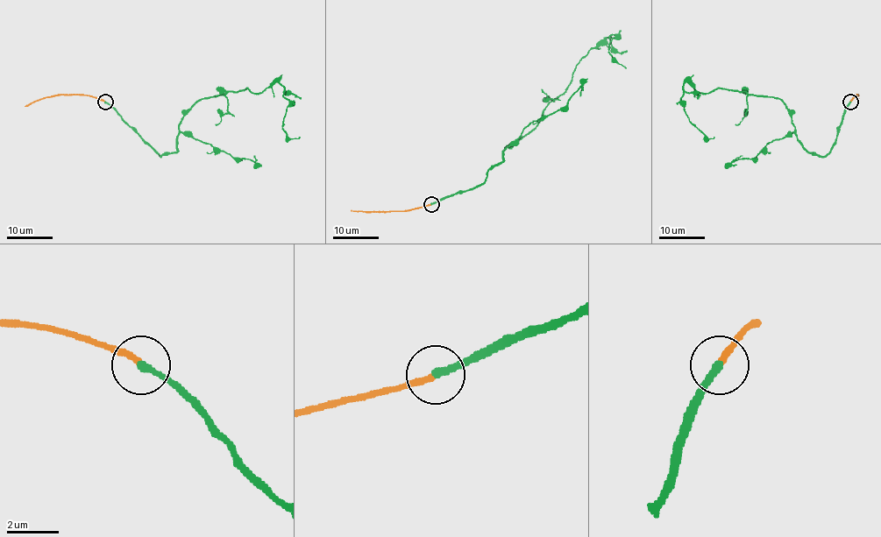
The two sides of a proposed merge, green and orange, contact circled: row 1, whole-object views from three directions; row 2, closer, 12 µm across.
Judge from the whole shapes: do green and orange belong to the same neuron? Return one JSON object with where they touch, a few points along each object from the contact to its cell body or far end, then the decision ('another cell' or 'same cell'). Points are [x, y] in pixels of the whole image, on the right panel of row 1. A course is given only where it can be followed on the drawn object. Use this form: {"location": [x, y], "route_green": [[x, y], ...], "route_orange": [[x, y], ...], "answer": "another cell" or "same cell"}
{"location": [850, 102], "route_green": [[849, 102], [833, 148], [818, 157], [780, 99], [699, 93], [686, 81], [690, 121], [714, 137]], "route_orange": [[849, 102], [857, 95], [856, 106]], "answer": "same cell"}

